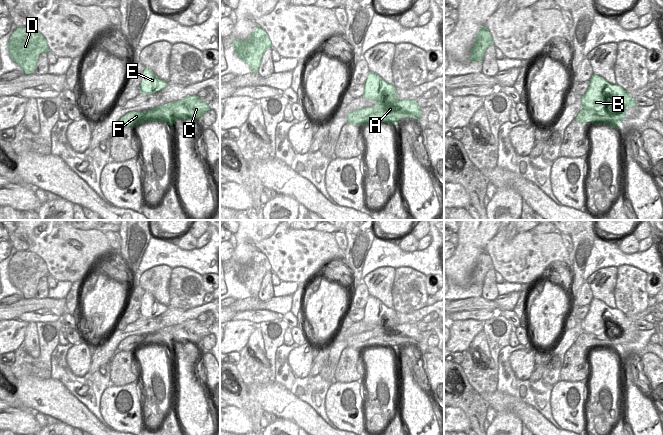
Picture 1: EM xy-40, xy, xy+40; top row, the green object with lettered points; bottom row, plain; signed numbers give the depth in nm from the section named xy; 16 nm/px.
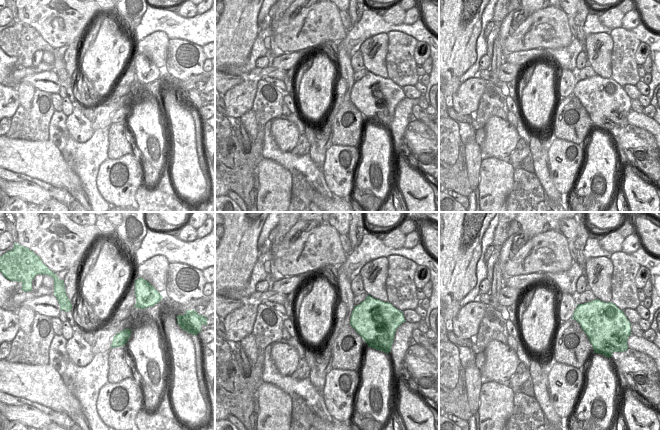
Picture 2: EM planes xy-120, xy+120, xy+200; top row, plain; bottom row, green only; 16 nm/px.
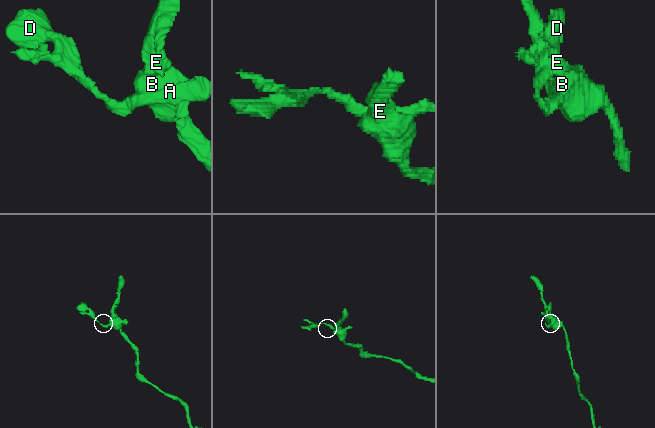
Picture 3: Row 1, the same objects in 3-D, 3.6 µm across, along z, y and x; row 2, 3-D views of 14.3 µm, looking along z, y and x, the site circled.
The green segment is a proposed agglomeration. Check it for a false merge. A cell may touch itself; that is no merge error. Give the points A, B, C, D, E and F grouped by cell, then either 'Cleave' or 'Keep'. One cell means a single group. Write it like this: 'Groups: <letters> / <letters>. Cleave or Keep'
Groups: A C D F / B E. Cleave.

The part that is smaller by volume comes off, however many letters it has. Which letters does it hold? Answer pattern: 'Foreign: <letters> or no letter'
Foreign: A, C, D, F

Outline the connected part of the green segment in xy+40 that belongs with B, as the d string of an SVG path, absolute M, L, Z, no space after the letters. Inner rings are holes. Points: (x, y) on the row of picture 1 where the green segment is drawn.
M593 74L586 93L581 98L582 108L594 109L608 116L610 120L593 121L593 125L605 124L615 129L620 128L621 121L626 118L625 108L634 100L622 87L607 82L603 77ZM611 103L622 103L623 108L615 111L606 109Z

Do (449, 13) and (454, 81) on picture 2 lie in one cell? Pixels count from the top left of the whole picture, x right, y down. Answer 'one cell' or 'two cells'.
one cell

